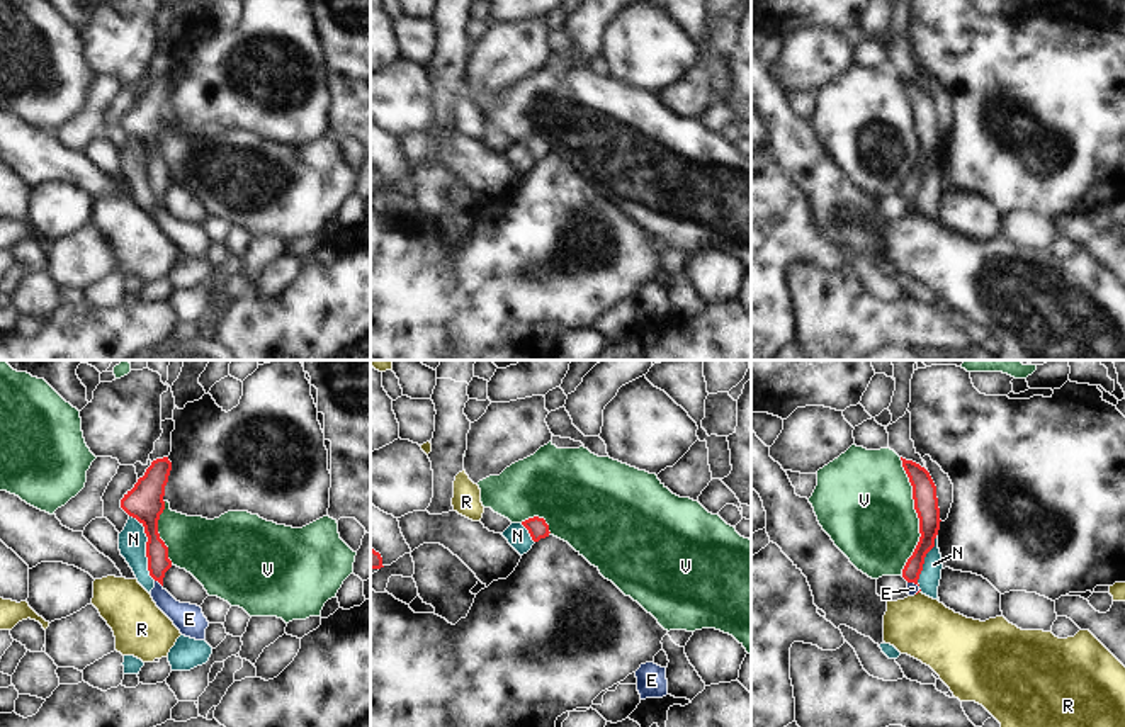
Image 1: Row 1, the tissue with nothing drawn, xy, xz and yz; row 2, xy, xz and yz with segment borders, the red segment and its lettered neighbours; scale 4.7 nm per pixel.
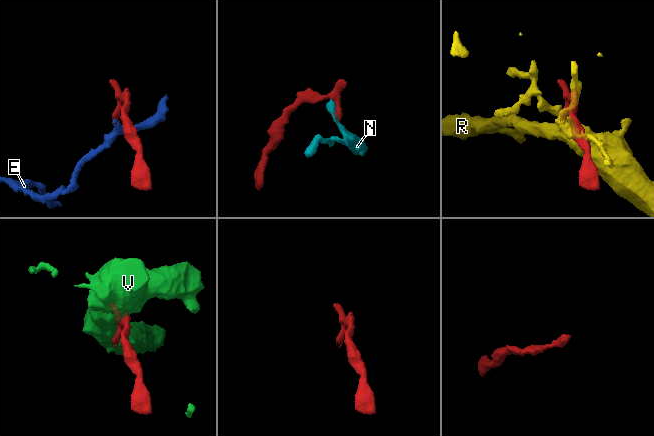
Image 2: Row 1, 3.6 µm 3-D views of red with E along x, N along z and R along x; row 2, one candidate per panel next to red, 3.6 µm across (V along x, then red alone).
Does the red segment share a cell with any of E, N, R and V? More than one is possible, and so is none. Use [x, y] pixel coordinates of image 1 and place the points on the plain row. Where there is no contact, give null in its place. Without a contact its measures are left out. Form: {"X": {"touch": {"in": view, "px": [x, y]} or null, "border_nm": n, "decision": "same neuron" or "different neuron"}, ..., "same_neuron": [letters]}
{"E": {"touch": {"in": "xy", "px": [158, 201]}, "border_nm": 50, "decision": "same neuron"}, "N": {"touch": {"in": "xy", "px": [146, 167]}, "border_nm": 340, "decision": "different neuron"}, "R": {"touch": {"in": "yz", "px": [918, 211]}, "border_nm": 40, "decision": "different neuron"}, "V": {"touch": {"in": "yz", "px": [918, 136]}, "border_nm": 550, "decision": "different neuron"}, "same_neuron": ["E"]}

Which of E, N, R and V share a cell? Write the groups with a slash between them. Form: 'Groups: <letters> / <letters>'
Groups: E / N / R / V

